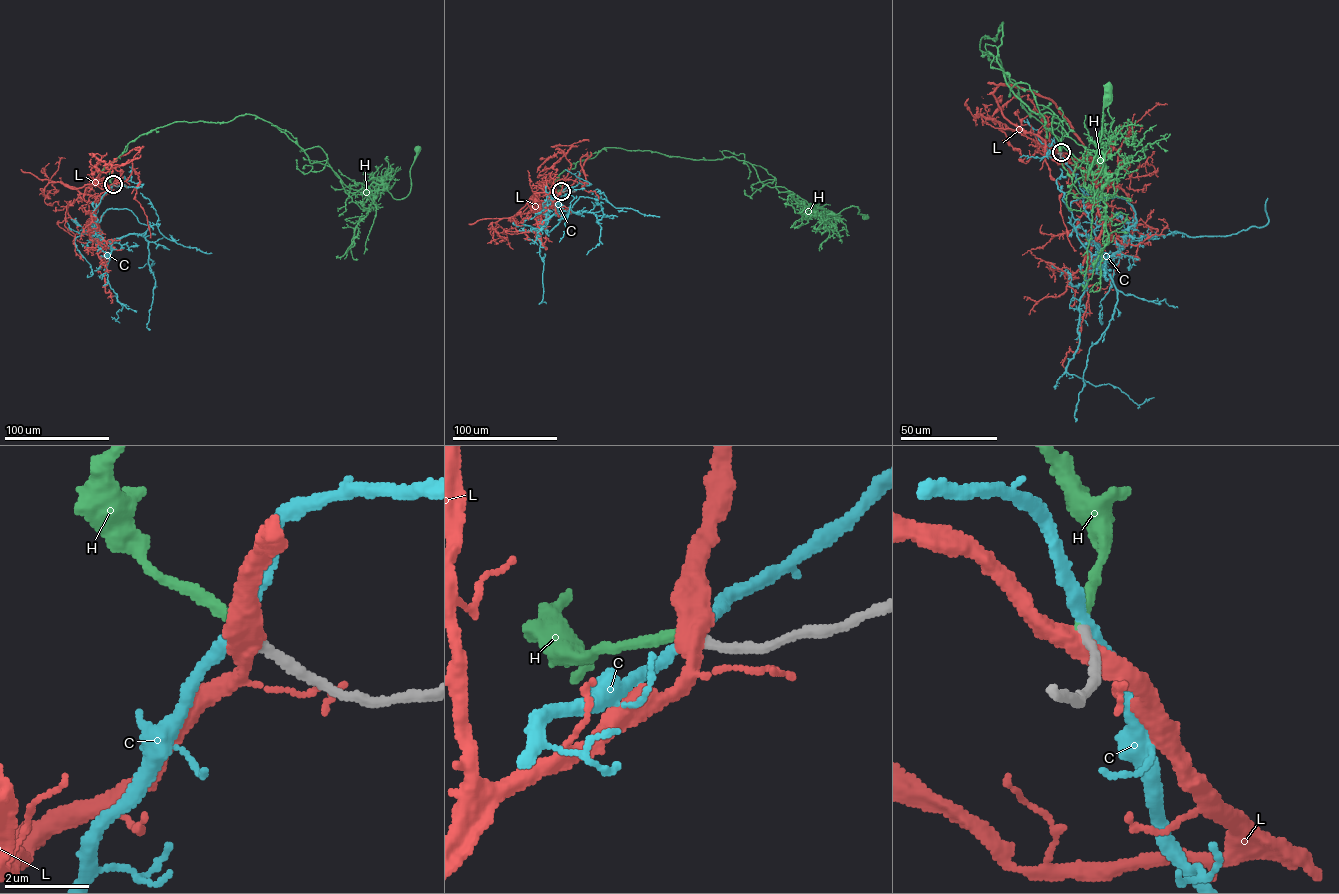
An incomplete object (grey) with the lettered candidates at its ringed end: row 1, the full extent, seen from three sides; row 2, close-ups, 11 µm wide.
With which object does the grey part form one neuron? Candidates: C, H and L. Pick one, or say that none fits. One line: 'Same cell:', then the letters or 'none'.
Same cell: H

